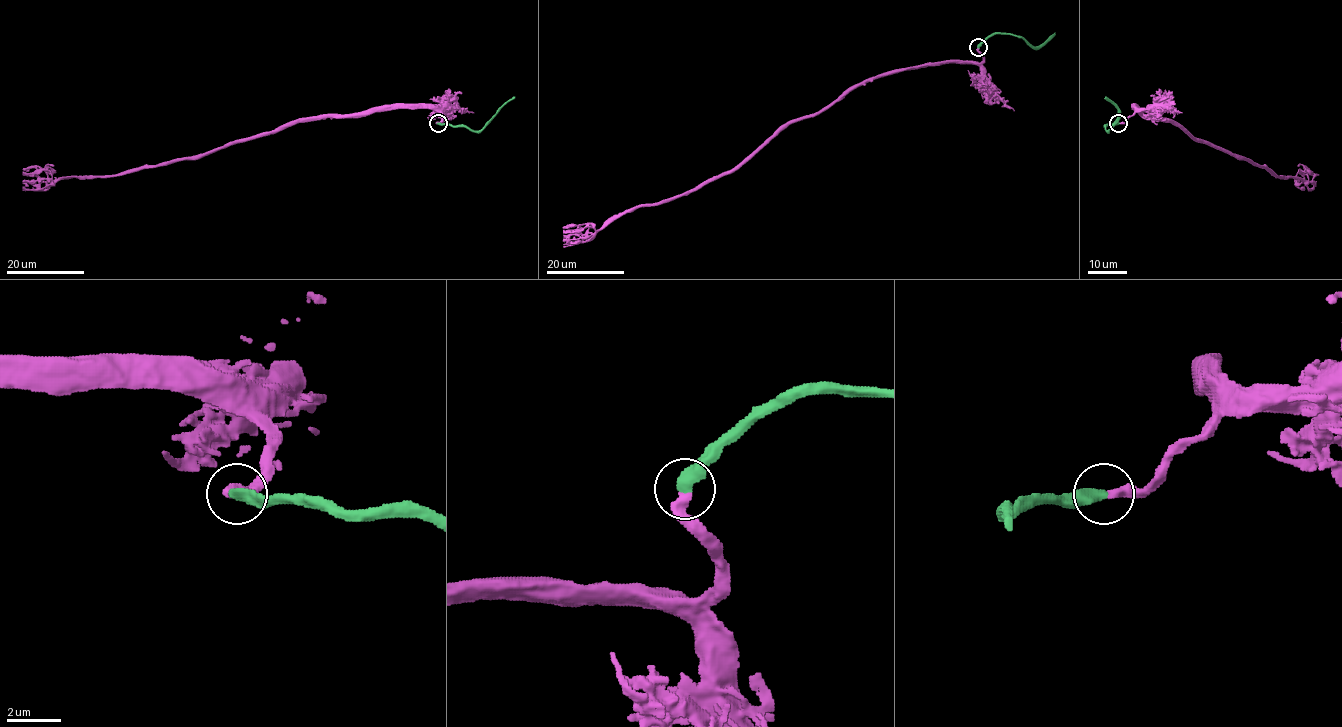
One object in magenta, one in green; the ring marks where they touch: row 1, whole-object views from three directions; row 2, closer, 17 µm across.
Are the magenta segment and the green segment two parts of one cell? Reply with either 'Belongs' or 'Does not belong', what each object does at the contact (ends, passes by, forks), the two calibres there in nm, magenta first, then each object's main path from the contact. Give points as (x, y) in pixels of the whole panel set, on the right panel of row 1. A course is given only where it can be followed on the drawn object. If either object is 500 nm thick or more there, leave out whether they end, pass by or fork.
Belongs. At the ring magenta ends. At the ring green ends. Thickness 400 nm (magenta) against 480 nm. Course of magenta: (1119, 123), (1134, 108), (1172, 120), (1192, 138), (1274, 176), (1298, 177), (1299, 183), (1298, 170), (1305, 175). Course of green: (1118, 123), (1105, 126), (1106, 129), (1108, 131), (1117, 117), (1118, 110), (1104, 98)

